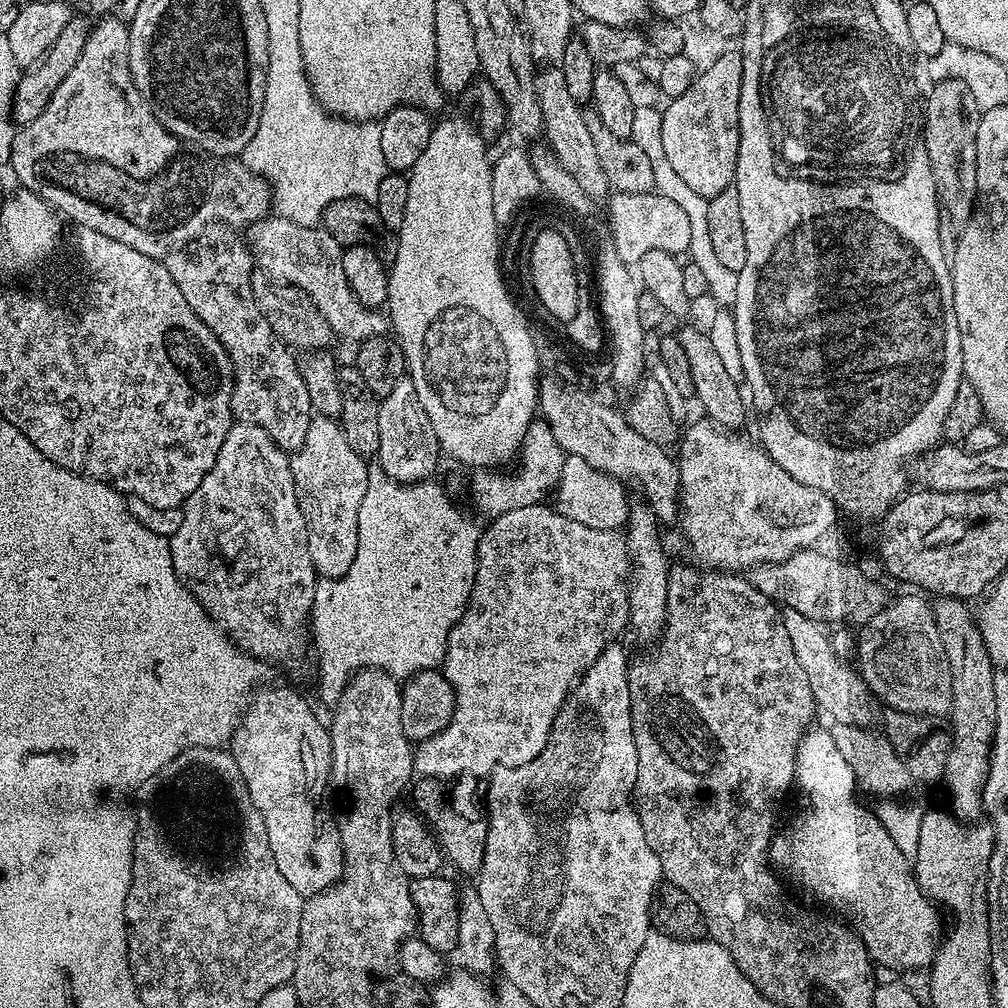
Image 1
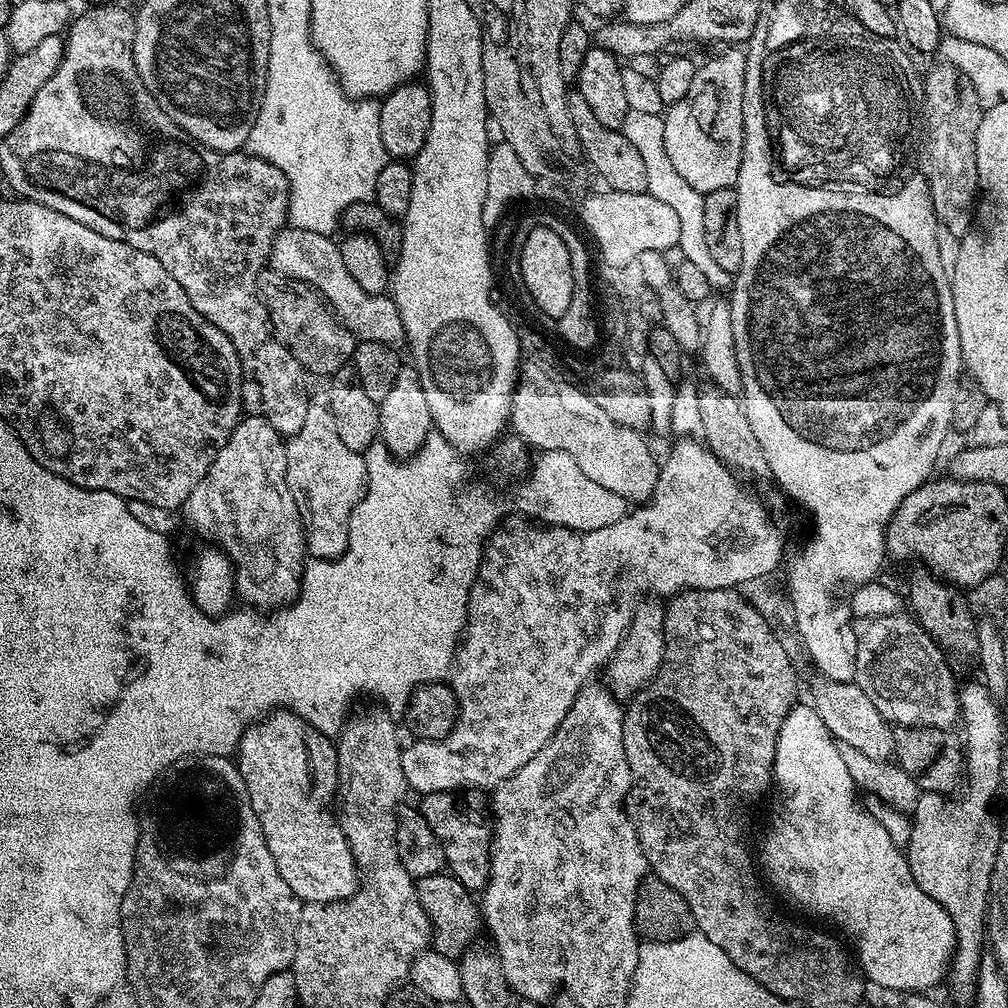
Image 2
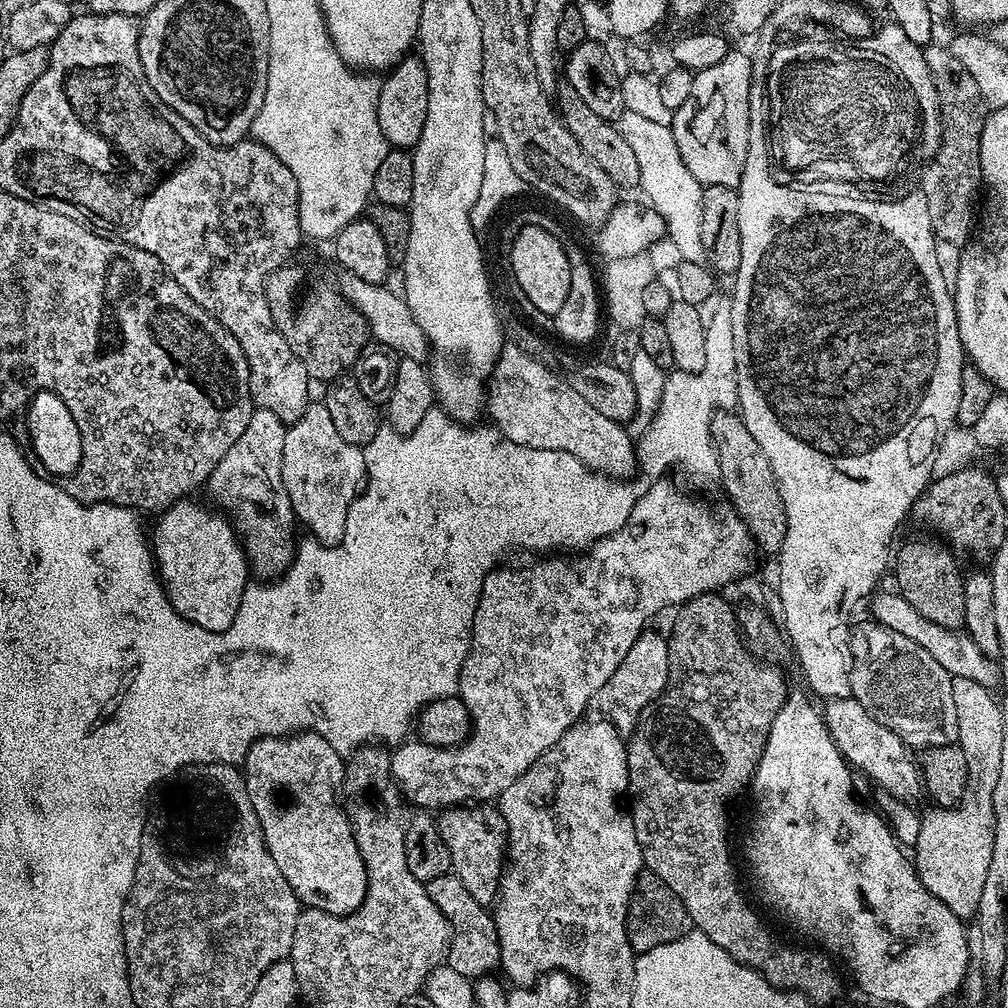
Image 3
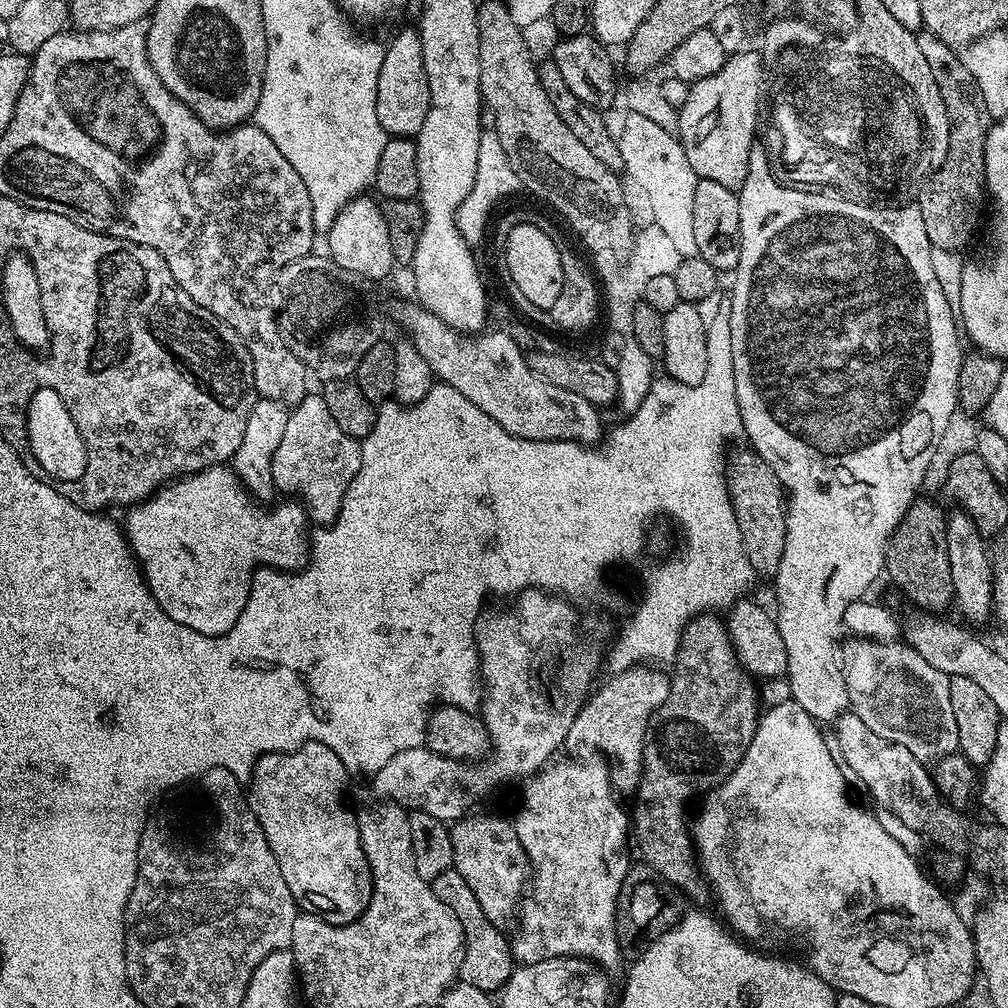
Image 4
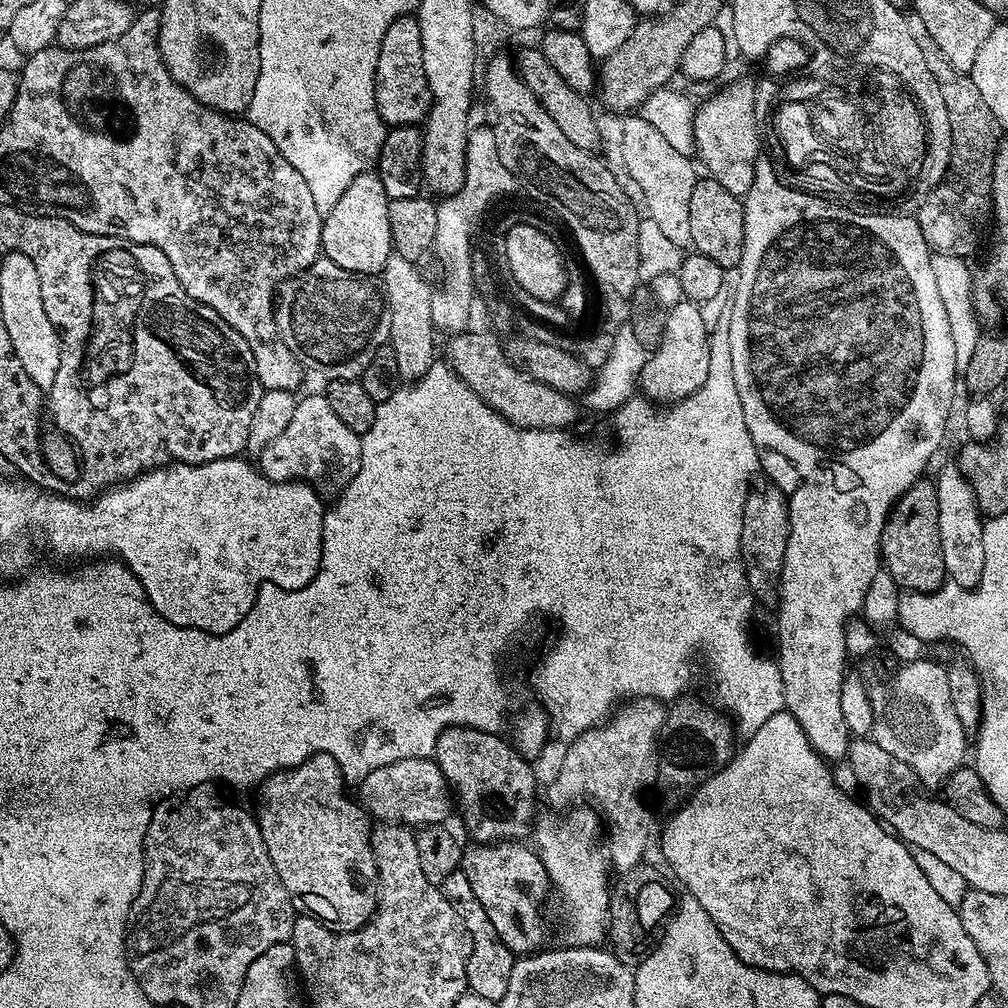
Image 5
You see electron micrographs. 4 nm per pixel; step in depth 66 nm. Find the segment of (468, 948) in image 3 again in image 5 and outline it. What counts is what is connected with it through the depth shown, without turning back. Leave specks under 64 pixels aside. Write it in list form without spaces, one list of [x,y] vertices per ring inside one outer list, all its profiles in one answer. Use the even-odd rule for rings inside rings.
[[[457,870],[446,874],[446,878],[438,887],[446,898],[446,902],[450,902],[450,906],[454,906],[454,910],[468,928],[472,945],[472,953],[468,955],[464,975],[468,979],[468,991],[482,994],[482,998],[490,998],[498,1002],[506,994],[506,989],[510,987],[510,970],[514,970],[517,957],[506,946],[506,942],[502,942],[502,938],[498,938],[498,930],[494,930],[494,925],[490,923],[486,910],[482,910],[482,902],[478,902],[478,898],[474,898],[474,890],[470,887],[470,882],[466,879],[464,872]]]

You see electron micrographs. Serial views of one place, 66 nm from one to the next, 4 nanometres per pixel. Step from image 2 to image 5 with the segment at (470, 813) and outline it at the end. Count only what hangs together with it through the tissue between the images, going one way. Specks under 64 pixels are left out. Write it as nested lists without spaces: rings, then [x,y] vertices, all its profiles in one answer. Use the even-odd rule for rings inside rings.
[[[497,840],[494,844],[473,843],[471,847],[463,849],[459,871],[466,874],[466,879],[474,890],[474,898],[482,902],[482,910],[486,910],[494,930],[498,930],[498,938],[502,938],[502,942],[506,942],[506,946],[514,954],[535,953],[544,940],[544,920],[540,917],[540,903],[543,902],[544,895],[550,892],[548,875],[539,855],[520,840]]]

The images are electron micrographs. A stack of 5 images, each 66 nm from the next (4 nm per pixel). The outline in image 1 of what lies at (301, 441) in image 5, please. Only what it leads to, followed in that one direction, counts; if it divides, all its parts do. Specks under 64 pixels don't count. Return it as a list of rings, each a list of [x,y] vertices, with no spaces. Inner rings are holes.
[[[319,414],[313,415],[310,430],[306,430],[305,441],[298,451],[291,453],[290,459],[298,506],[308,527],[310,558],[321,577],[336,580],[339,576],[344,576],[346,570],[350,570],[354,563],[354,554],[358,554],[358,506],[362,506],[362,498],[366,494],[368,464],[365,457],[350,450],[350,445],[346,443],[346,434],[339,423],[333,417]]]

